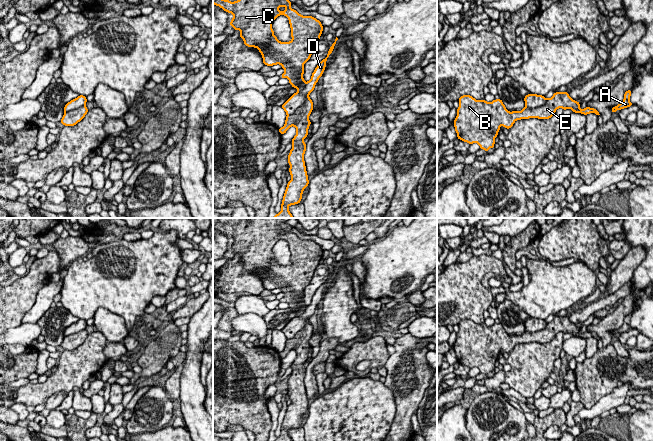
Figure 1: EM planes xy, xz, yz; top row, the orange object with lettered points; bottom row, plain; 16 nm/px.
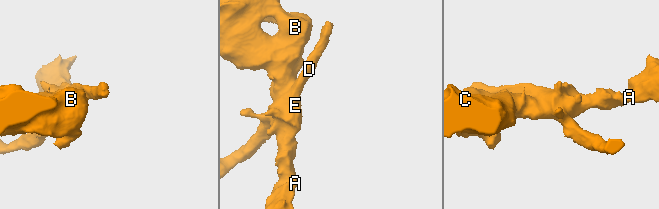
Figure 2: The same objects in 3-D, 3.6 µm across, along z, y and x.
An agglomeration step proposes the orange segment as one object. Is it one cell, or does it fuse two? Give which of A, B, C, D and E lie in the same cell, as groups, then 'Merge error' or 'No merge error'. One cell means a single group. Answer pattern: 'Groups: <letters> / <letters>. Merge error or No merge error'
Groups: A B C D E. No merge error

